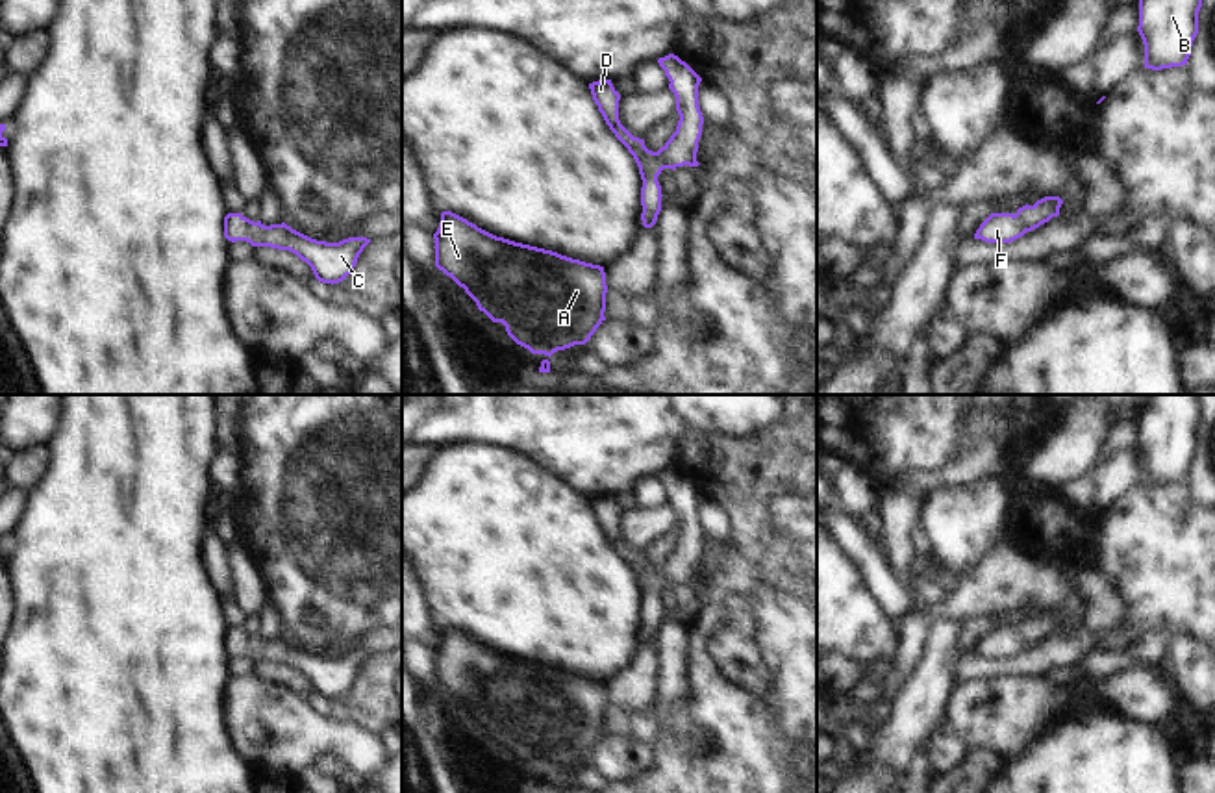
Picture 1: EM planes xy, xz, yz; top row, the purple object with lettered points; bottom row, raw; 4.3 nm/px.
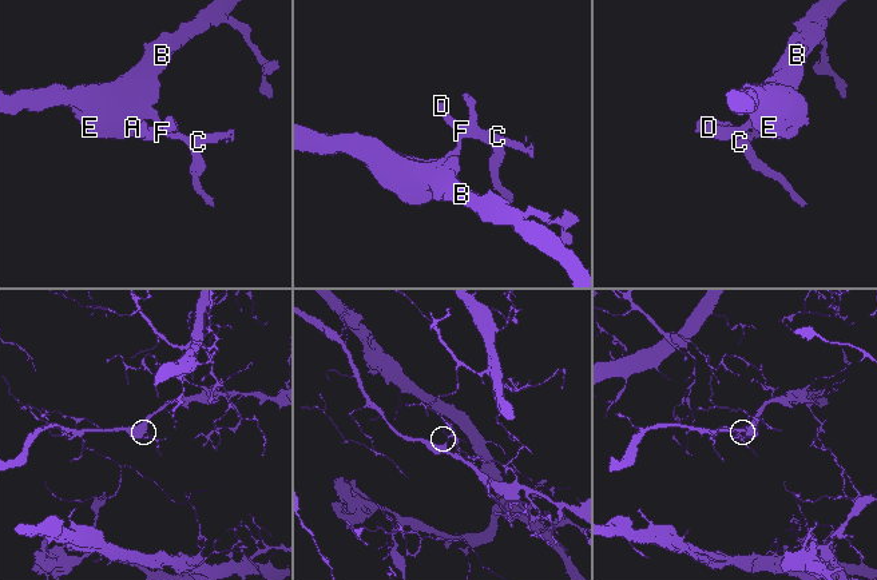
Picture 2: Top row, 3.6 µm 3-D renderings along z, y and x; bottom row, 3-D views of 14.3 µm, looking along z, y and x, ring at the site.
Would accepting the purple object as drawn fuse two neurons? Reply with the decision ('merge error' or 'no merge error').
no merge error

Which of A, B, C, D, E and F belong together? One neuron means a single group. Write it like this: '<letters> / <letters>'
A B C D E F

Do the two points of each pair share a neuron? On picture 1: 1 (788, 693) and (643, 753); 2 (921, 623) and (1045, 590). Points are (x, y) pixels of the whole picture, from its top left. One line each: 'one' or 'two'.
1: two
2: one

